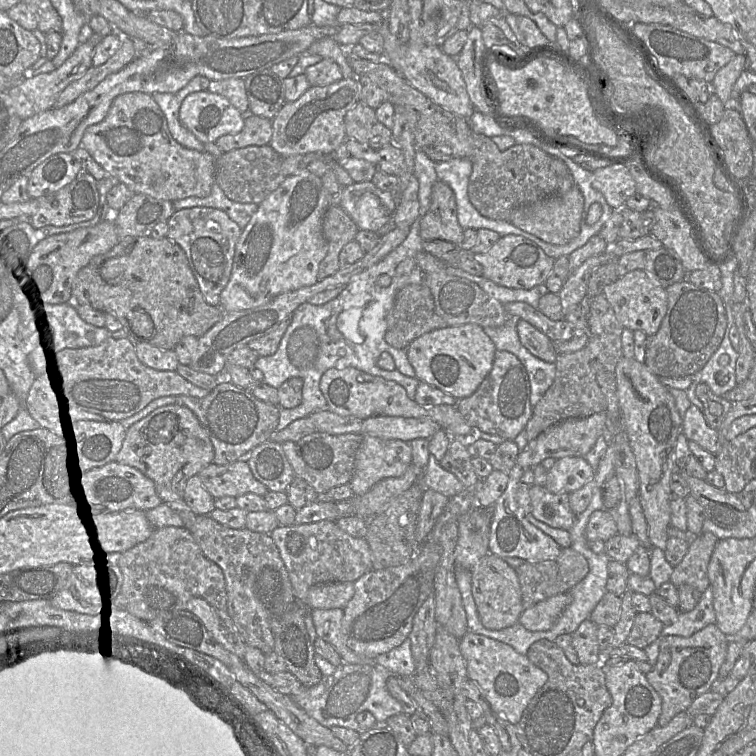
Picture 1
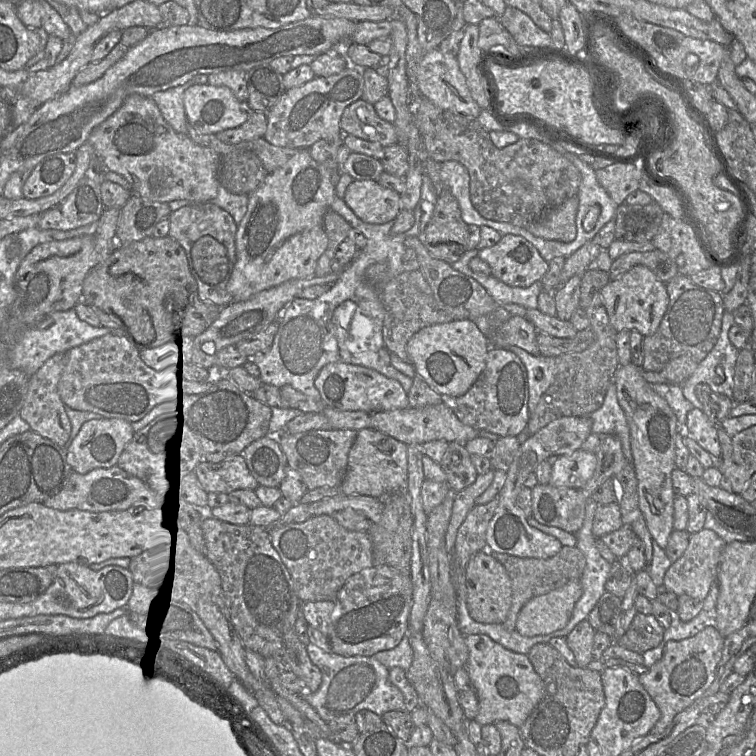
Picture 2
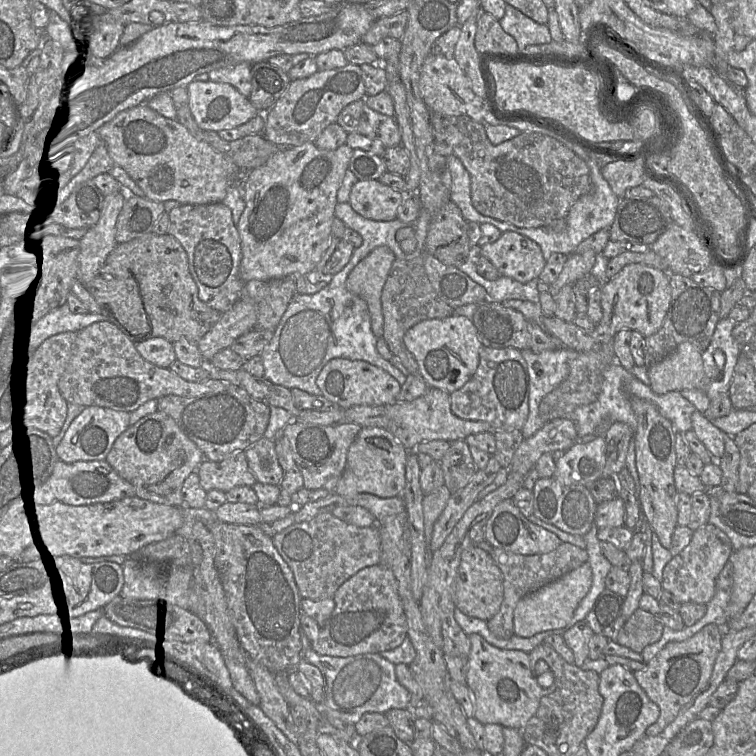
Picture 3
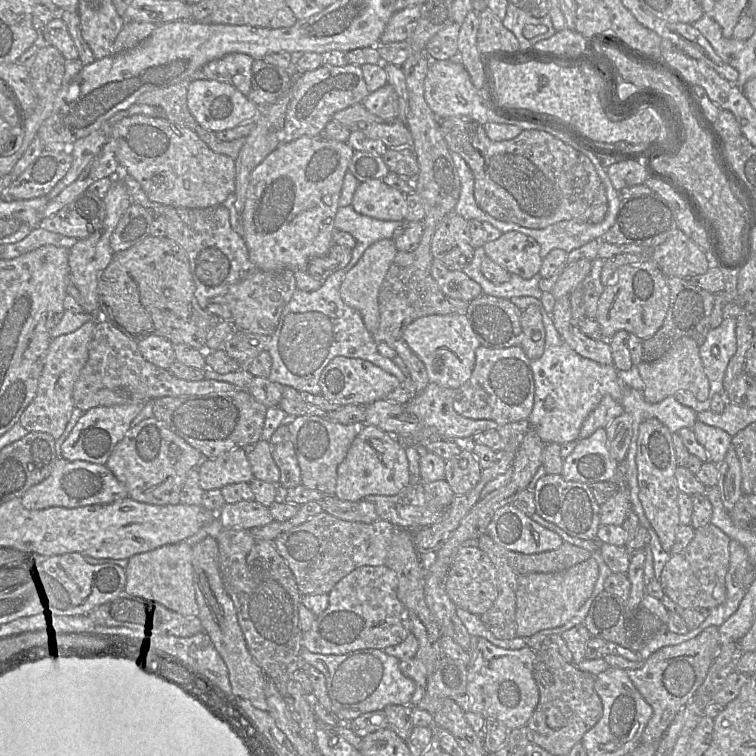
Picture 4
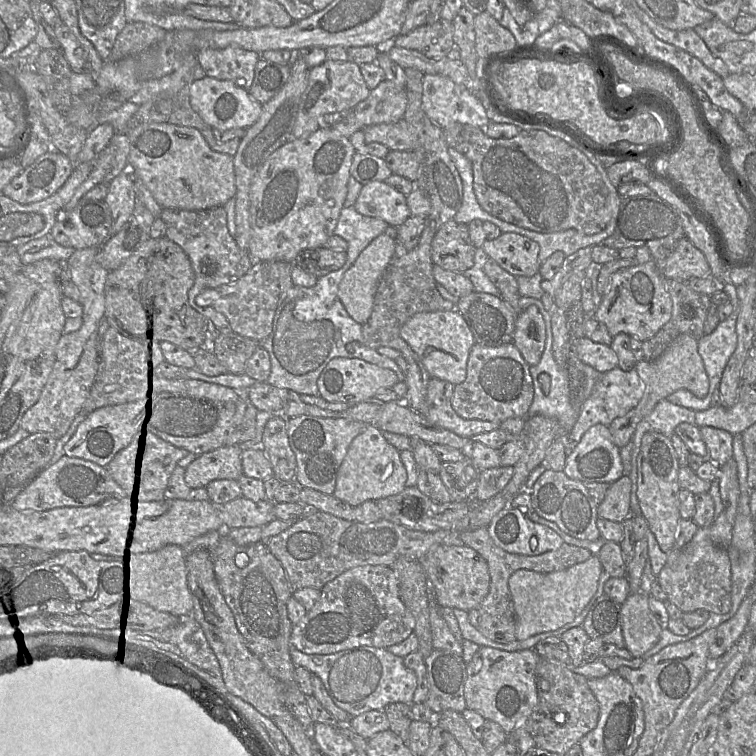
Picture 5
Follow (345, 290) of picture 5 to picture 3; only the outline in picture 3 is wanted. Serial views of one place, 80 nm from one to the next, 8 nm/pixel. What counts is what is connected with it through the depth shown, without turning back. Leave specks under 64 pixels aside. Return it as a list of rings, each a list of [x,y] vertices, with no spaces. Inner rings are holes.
[[[379,246],[354,267],[346,280],[347,290],[367,303],[371,328],[377,338],[383,335],[381,294],[395,259],[388,247]]]

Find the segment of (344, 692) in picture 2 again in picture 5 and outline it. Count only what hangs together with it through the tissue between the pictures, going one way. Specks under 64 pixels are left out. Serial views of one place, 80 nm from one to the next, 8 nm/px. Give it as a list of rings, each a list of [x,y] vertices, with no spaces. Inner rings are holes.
[[[414,632],[404,641],[387,648],[360,646],[333,654],[306,654],[291,647],[290,655],[296,666],[316,674],[328,695],[341,709],[356,717],[371,710],[384,710],[396,702],[413,703],[417,687],[415,673],[404,665],[403,658],[418,651],[419,642]]]

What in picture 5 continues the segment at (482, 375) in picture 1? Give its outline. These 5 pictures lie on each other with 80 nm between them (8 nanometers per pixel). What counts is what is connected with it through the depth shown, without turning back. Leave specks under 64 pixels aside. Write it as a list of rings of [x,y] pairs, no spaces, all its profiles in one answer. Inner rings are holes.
[[[457,309],[417,313],[403,324],[400,336],[419,356],[431,378],[453,385],[466,379],[470,350],[476,342],[467,322]]]

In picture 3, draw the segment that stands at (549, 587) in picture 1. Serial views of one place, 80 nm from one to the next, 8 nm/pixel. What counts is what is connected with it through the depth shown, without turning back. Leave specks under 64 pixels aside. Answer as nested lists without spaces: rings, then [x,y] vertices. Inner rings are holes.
[[[562,542],[555,550],[542,555],[520,555],[500,548],[491,549],[490,555],[503,576],[503,601],[499,612],[487,621],[487,626],[500,639],[509,639],[514,635],[514,610],[521,599],[588,561],[586,549],[581,549],[567,542]]]

